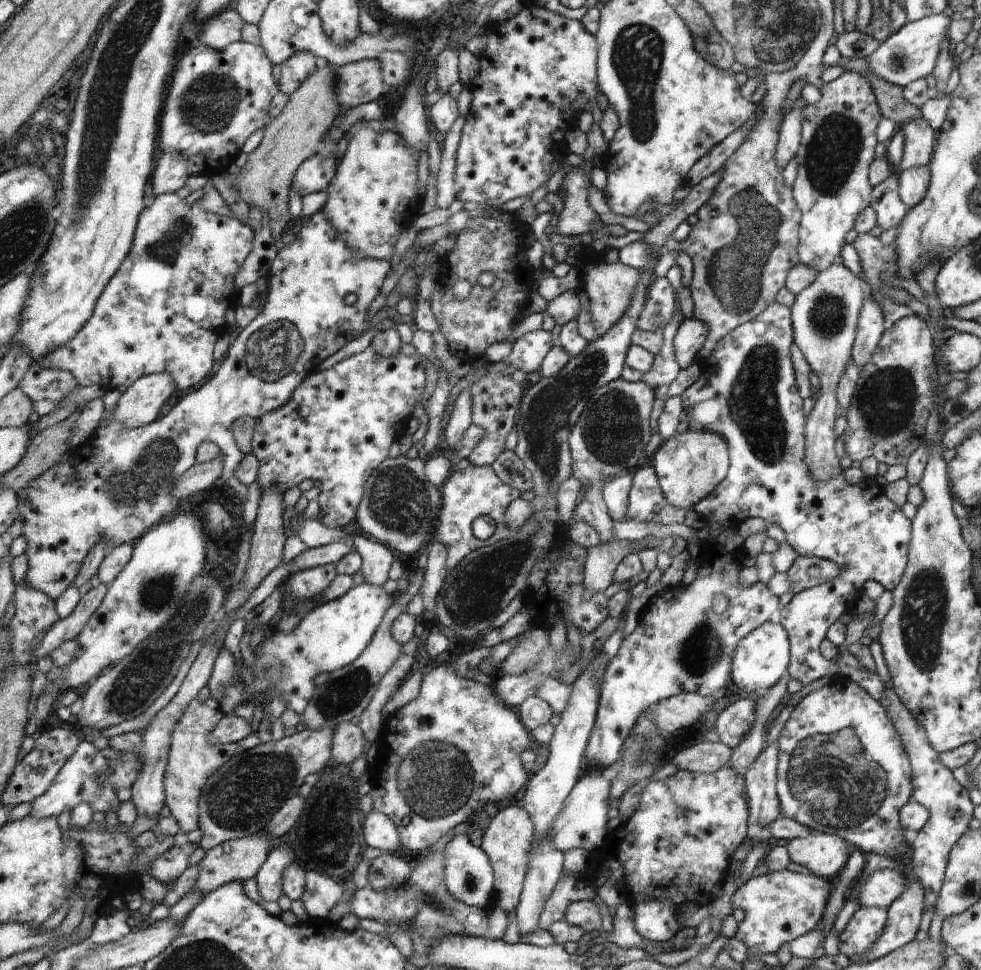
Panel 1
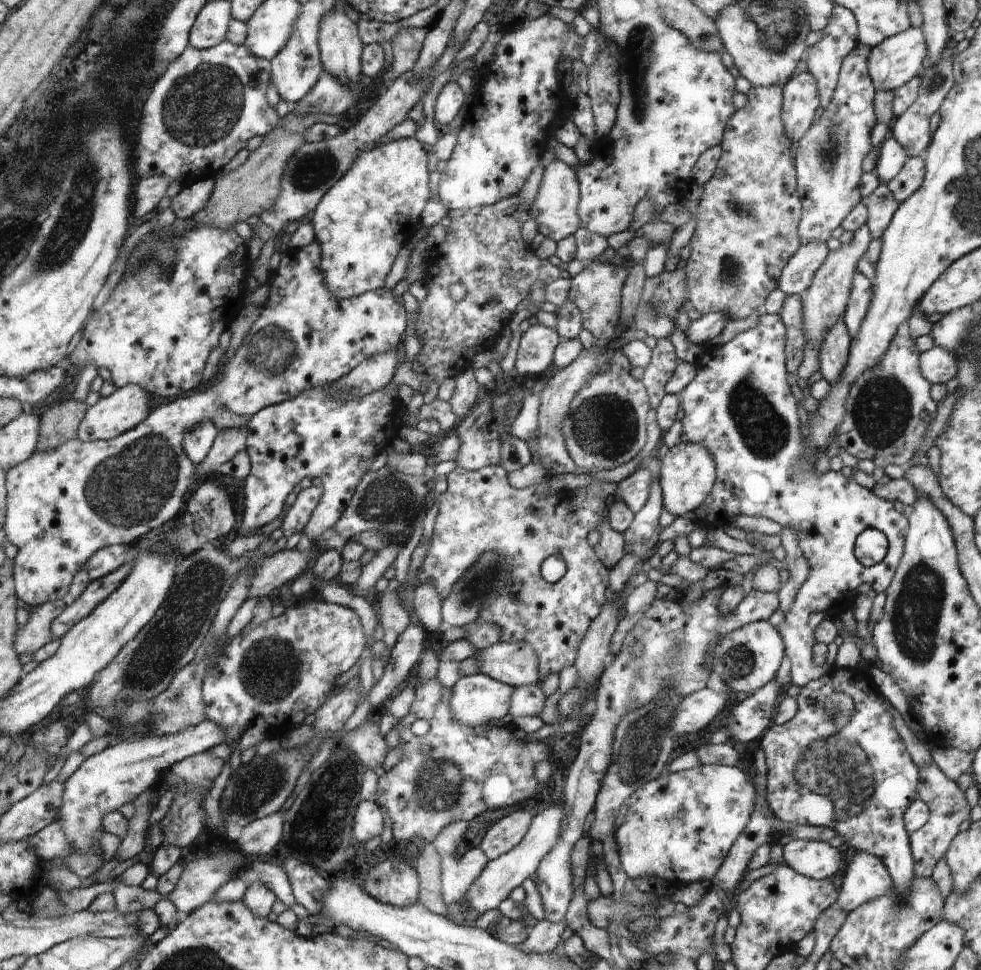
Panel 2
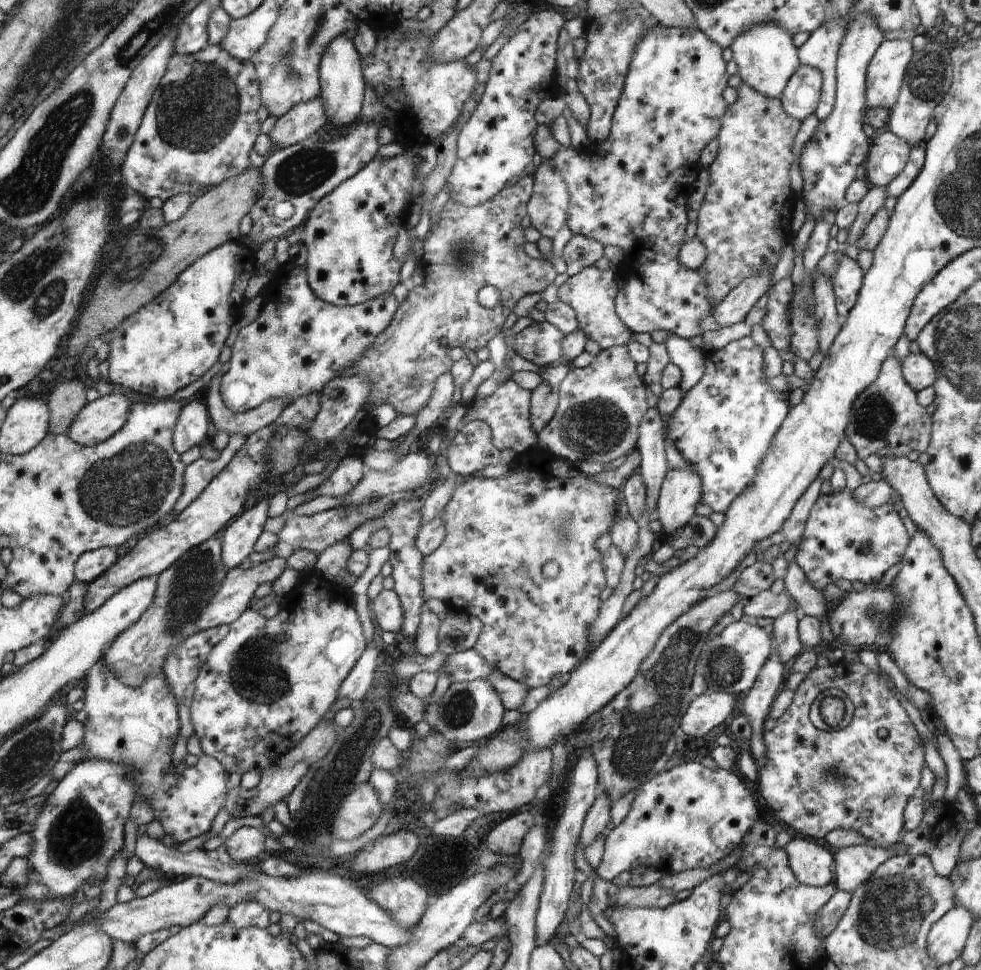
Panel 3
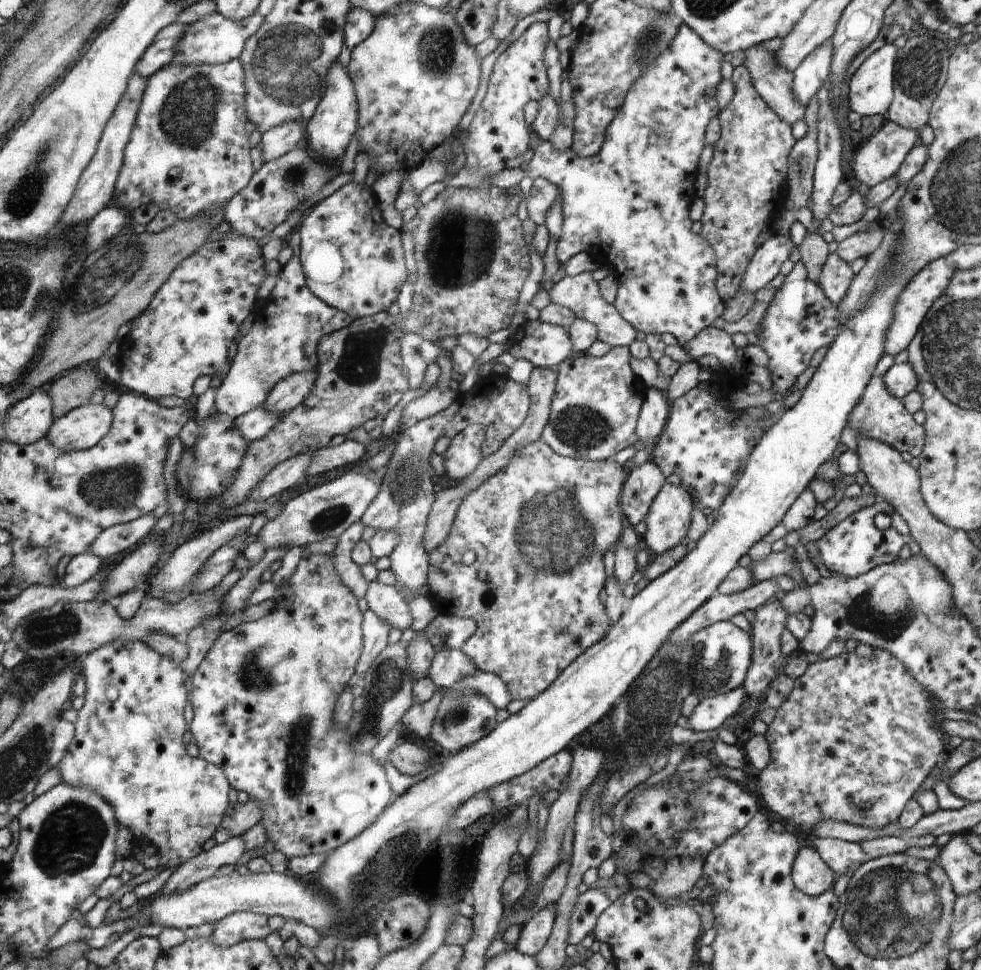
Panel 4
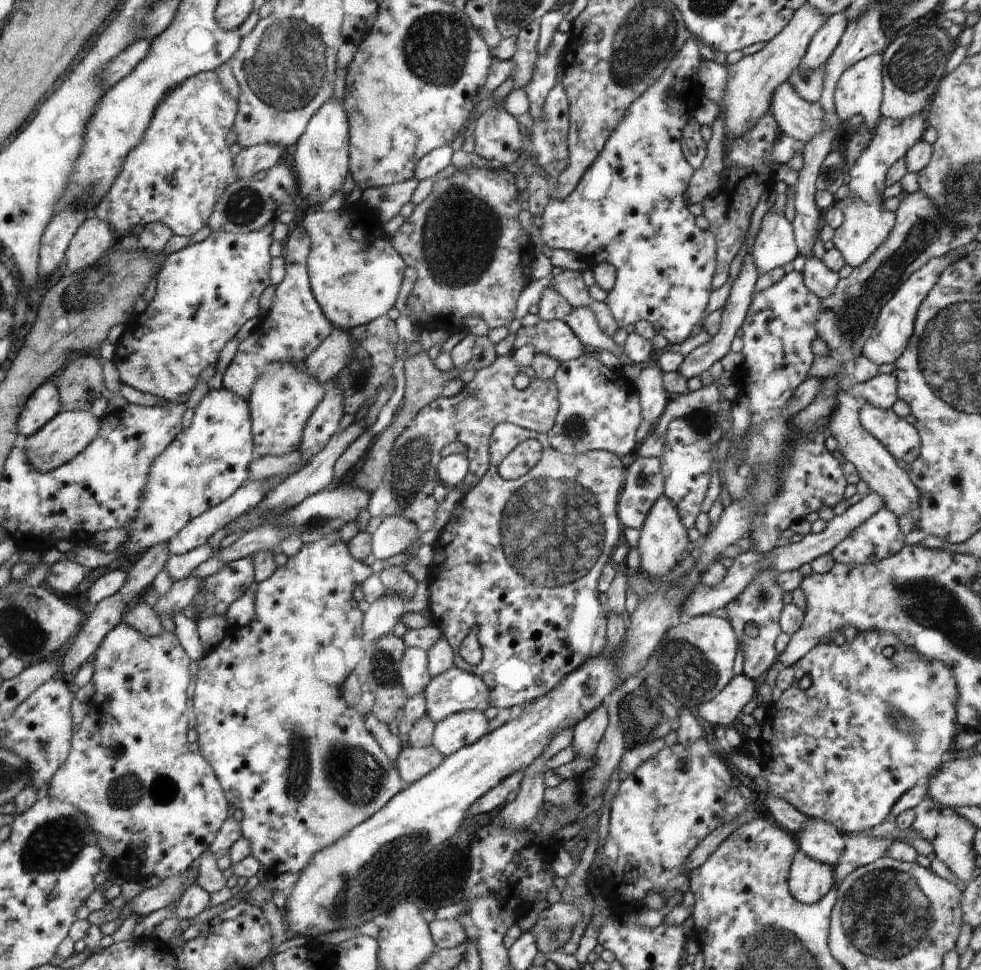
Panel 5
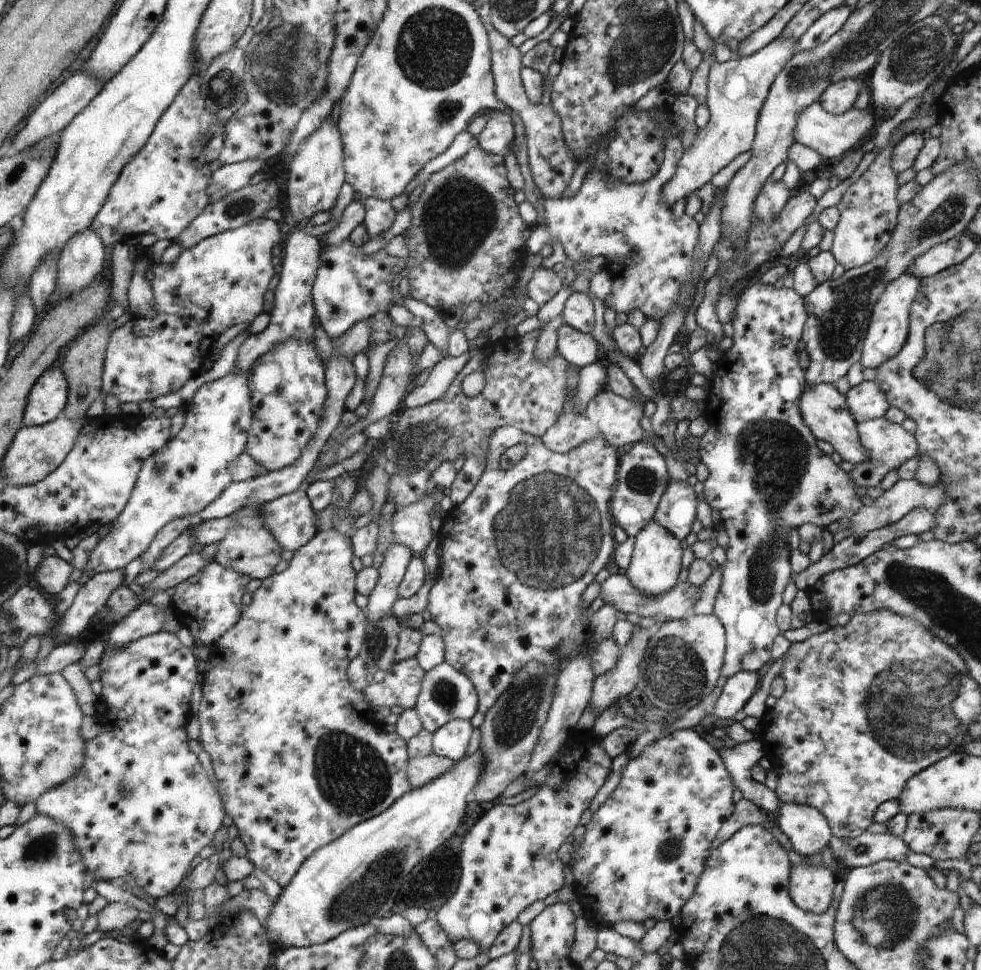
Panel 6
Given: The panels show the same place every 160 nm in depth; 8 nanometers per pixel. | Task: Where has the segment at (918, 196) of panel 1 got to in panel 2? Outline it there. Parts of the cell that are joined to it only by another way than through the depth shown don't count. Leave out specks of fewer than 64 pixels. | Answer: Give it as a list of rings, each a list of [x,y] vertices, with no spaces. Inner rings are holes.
[[[924,154],[907,157],[907,161],[892,180],[887,182],[897,203],[904,202],[919,189],[925,175]]]

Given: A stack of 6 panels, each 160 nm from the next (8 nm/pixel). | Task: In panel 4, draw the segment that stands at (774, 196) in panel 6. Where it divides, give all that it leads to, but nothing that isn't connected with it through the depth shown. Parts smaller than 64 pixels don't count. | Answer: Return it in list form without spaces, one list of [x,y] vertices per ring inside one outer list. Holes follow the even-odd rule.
[[[774,233],[762,243],[745,272],[745,280],[742,281],[743,292],[752,294],[761,289],[770,279],[773,279],[779,272],[780,267],[788,258],[794,248],[790,235]]]

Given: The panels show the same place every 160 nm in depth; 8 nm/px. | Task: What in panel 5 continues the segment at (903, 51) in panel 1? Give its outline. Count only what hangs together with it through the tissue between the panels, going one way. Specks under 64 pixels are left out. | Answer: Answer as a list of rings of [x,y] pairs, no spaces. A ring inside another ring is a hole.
[[[881,54],[870,55],[855,62],[840,75],[833,96],[834,110],[839,120],[848,123],[854,114],[862,114],[872,138],[874,138],[874,130],[882,117],[879,111],[883,95],[882,65]]]

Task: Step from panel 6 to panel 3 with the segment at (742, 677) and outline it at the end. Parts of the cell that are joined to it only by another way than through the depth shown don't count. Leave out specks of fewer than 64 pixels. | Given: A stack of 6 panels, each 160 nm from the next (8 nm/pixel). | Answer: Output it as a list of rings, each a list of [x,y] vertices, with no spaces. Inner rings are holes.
[[[712,692],[695,696],[681,720],[684,734],[698,738],[708,734],[714,726],[722,724],[734,710],[738,697],[725,692]]]

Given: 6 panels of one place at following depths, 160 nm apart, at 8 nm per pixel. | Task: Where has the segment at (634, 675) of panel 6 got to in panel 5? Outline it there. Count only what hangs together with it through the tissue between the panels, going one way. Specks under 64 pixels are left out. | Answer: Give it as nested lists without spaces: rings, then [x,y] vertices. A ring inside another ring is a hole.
[[[603,702],[574,725],[572,743],[577,752],[576,756],[592,756],[595,754],[597,744],[606,732],[608,723],[609,718],[605,702]]]

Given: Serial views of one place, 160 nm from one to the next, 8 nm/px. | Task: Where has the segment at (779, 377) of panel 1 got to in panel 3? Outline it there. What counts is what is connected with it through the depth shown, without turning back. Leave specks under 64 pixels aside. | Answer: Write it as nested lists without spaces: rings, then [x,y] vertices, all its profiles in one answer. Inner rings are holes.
[[[751,336],[731,341],[717,351],[703,352],[704,376],[685,392],[680,406],[666,418],[666,438],[701,478],[702,502],[708,504],[713,512],[726,514],[734,498],[751,485],[772,437],[790,412],[790,406],[768,388],[762,370],[762,350],[752,342]],[[846,488],[839,493],[831,490],[828,494],[818,497],[814,509],[810,511],[801,543],[795,554],[795,562],[804,571],[811,586],[818,586],[818,590],[822,590],[827,584],[835,584],[838,578],[848,580],[857,586],[880,581],[884,572],[901,560],[908,546],[910,538],[894,509],[894,504],[886,503],[875,509],[868,508],[856,502],[851,492]]]

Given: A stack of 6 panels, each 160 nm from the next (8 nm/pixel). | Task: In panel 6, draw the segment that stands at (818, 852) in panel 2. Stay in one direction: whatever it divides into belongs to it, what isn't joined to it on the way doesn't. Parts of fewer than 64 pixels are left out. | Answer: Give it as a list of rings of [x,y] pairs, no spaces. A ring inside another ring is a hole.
[[[794,850],[788,855],[793,866],[789,894],[794,904],[817,915],[826,912],[837,883],[832,865],[824,864],[820,859],[809,859]]]

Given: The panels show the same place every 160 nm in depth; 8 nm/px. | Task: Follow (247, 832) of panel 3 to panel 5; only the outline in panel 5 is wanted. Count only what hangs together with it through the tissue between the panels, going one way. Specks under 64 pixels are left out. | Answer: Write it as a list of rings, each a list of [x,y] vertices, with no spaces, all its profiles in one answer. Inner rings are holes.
[[[185,871],[180,877],[167,878],[156,888],[145,889],[136,895],[132,901],[131,912],[138,914],[138,918],[147,917],[158,909],[164,908],[192,884],[196,883],[198,875]]]

